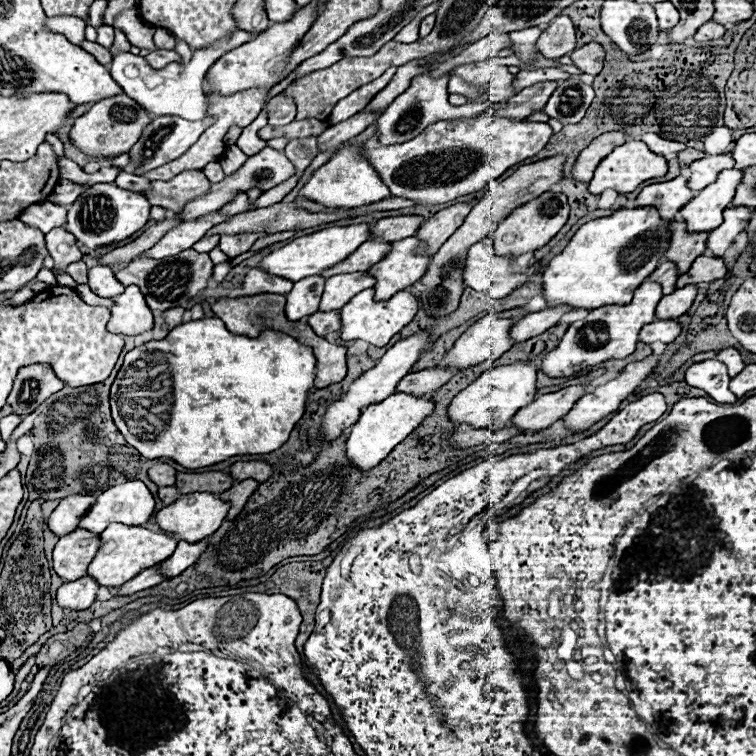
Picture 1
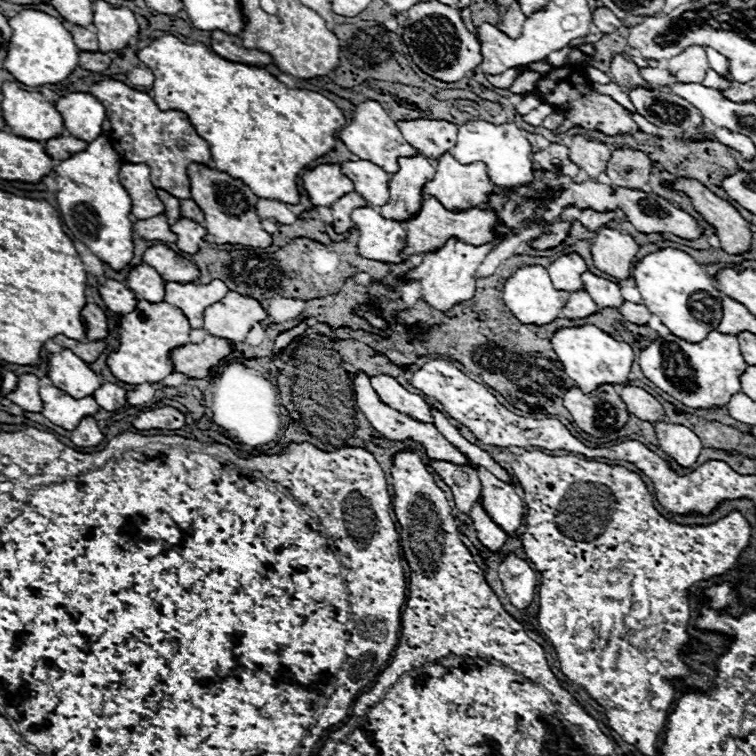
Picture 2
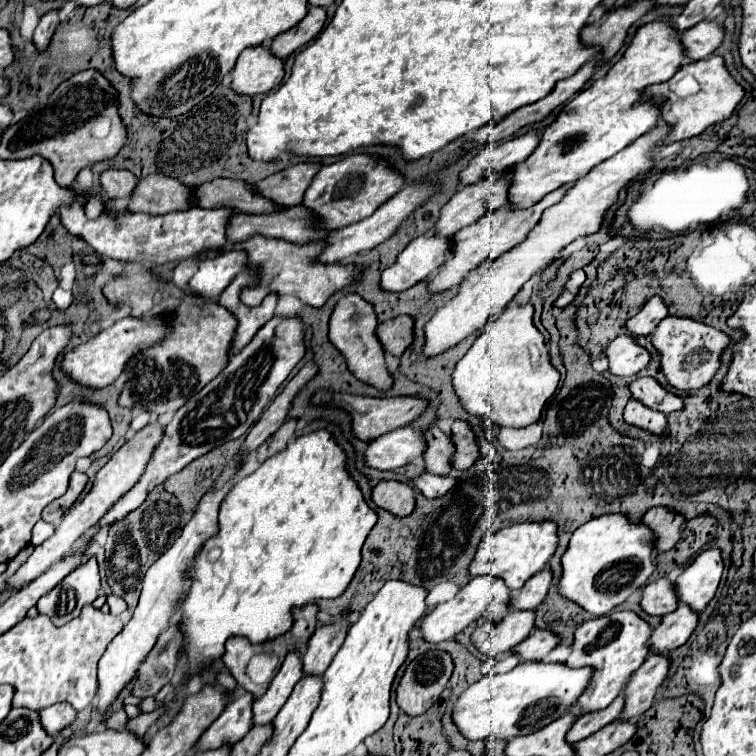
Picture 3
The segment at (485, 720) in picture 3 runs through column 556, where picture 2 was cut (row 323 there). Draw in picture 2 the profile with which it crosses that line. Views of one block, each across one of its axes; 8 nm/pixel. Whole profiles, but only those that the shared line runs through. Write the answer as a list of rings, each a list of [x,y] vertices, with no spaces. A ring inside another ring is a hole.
[[[660,248],[634,262],[632,278],[646,308],[650,308],[650,312],[656,314],[662,324],[674,332],[674,336],[690,342],[702,342],[710,328],[718,328],[718,320],[722,320],[722,294],[716,290],[714,280],[690,254],[676,248]]]

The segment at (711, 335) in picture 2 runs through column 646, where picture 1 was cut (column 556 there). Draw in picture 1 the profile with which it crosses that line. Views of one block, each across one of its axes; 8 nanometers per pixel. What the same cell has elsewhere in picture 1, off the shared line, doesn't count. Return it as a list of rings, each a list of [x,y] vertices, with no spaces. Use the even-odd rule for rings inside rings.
[[[646,280],[642,286],[634,290],[634,298],[628,306],[604,306],[588,312],[588,316],[584,320],[574,322],[562,336],[560,344],[544,356],[540,370],[550,378],[568,378],[576,376],[578,372],[588,372],[590,368],[606,360],[620,360],[630,356],[636,348],[638,332],[642,330],[642,326],[656,320],[652,312],[656,310],[660,296],[662,296],[660,284]]]

